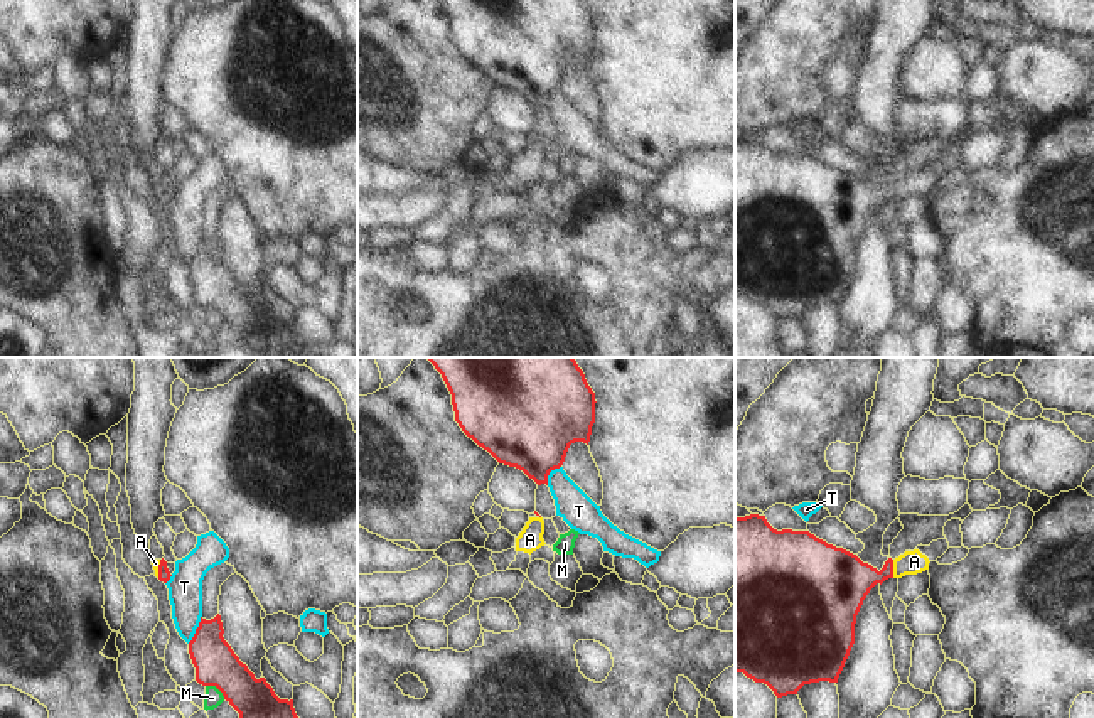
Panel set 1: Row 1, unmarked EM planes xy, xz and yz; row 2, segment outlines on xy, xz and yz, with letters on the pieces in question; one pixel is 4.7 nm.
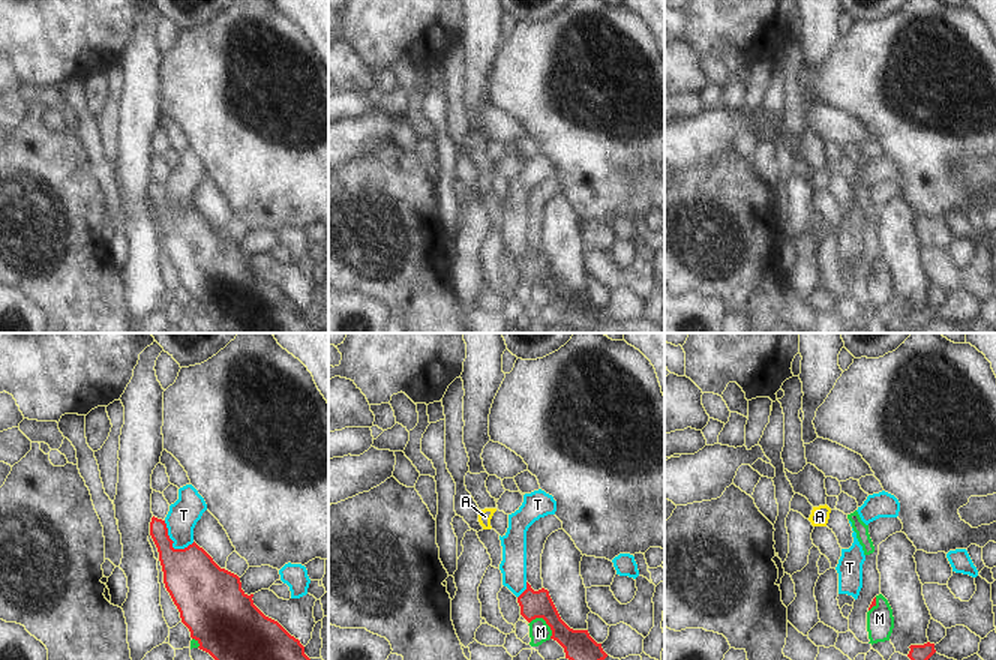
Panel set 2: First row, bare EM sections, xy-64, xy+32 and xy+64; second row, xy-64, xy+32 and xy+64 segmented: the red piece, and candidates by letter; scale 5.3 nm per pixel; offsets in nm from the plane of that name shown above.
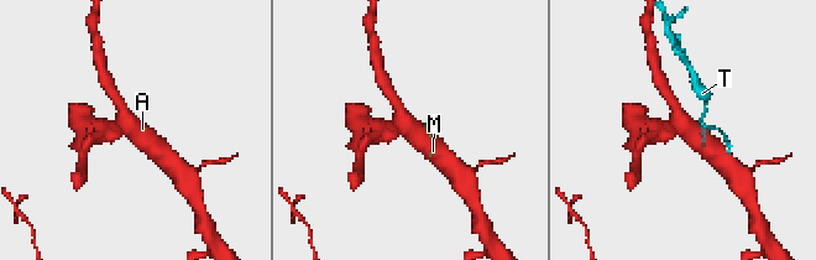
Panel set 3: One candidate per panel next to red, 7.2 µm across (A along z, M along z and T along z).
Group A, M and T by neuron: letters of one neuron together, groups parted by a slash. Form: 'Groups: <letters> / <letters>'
Groups: A / M / T

